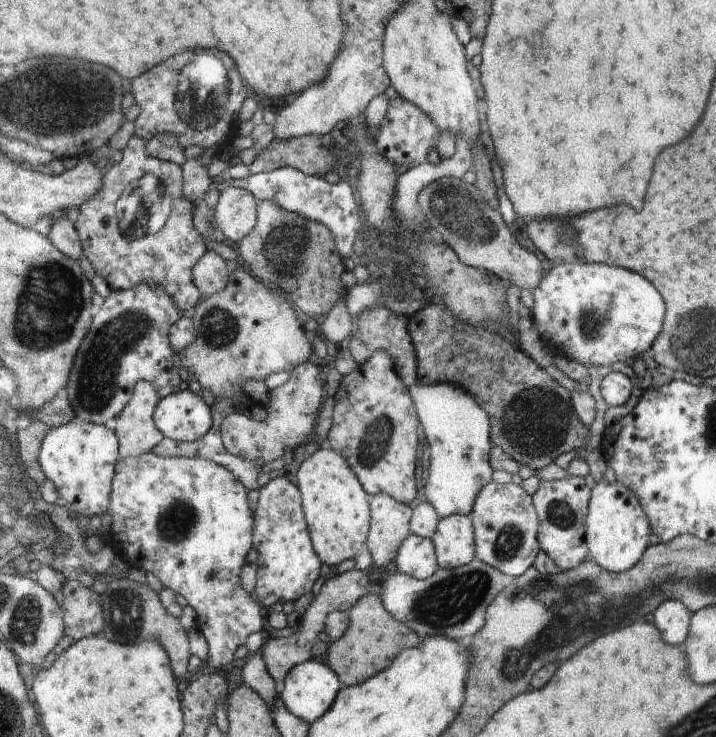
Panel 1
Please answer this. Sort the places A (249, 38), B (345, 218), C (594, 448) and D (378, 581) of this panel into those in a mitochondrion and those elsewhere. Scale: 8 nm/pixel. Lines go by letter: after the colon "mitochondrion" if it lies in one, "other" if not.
A: other
B: other
C: other
D: other

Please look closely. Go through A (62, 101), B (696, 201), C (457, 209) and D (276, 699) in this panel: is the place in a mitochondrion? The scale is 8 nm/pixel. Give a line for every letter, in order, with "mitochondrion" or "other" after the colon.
A: mitochondrion
B: other
C: mitochondrion
D: other

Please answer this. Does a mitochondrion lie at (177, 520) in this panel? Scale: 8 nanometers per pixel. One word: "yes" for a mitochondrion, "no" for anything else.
yes

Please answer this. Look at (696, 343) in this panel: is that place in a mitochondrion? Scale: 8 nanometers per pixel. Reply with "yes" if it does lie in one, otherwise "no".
yes

